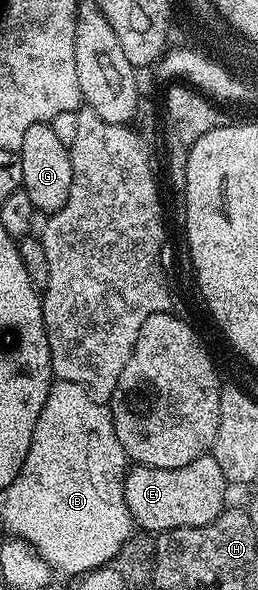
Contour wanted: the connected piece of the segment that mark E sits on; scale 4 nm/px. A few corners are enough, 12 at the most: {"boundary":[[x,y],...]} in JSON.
{"boundary":[[212,455],[134,465],[124,499],[139,530],[204,527],[227,508]]}

